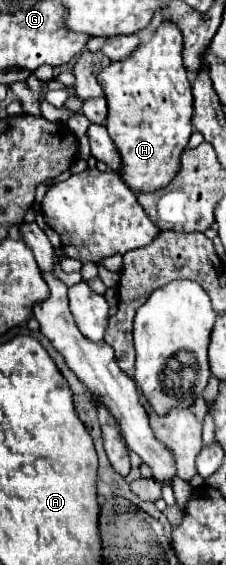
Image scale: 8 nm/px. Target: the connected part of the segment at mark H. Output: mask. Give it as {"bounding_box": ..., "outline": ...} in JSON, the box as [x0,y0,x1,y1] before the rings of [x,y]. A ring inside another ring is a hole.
{"bounding_box":[97,20,193,192],"outline":[[[163,20],[157,30],[153,32],[153,38],[145,44],[139,44],[133,54],[129,54],[123,60],[111,62],[105,70],[99,72],[97,80],[105,92],[107,106],[109,106],[109,116],[107,116],[107,130],[121,152],[121,160],[125,164],[125,176],[121,176],[129,188],[135,192],[153,192],[157,188],[167,186],[173,176],[179,170],[179,156],[183,148],[189,142],[189,136],[193,132],[191,126],[191,114],[193,114],[193,96],[189,88],[189,78],[187,70],[183,66],[181,58],[183,50],[183,36],[181,30],[177,28],[175,22]]]}

